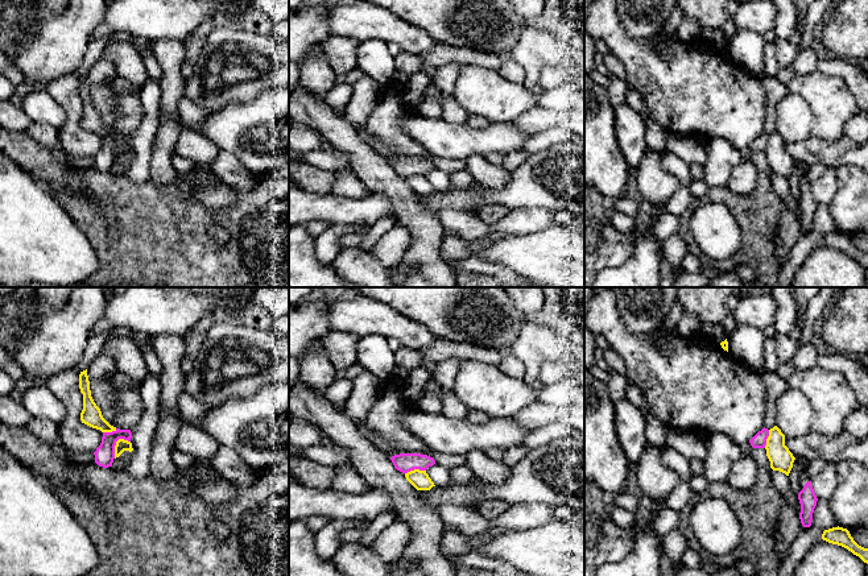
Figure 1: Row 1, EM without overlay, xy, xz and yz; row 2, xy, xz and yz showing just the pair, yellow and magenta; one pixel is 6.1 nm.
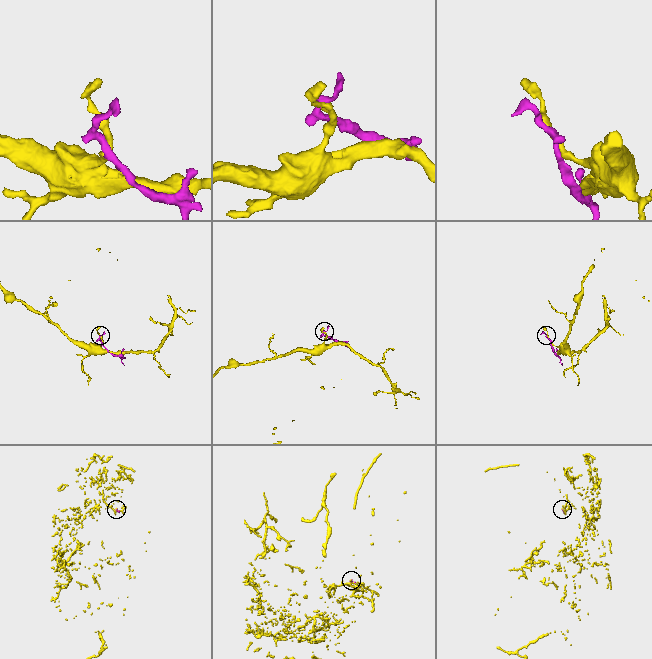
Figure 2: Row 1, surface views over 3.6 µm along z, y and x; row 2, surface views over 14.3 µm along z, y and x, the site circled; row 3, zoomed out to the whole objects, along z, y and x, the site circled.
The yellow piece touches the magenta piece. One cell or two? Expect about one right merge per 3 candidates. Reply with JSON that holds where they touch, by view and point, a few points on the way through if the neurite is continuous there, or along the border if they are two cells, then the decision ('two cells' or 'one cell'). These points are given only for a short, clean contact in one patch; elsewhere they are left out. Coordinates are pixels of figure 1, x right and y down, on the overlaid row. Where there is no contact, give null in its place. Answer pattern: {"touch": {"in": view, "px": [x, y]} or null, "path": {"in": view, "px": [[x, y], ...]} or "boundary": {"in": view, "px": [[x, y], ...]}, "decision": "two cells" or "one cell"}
{"touch": {"in": "xy", "px": [116, 443]}, "decision": "two cells"}

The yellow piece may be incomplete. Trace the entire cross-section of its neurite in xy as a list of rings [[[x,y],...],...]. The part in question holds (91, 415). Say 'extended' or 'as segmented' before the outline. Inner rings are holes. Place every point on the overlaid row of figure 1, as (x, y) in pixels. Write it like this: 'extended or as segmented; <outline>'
as segmented; [[[87,369],[79,374],[79,389],[83,394],[83,410],[80,413],[82,423],[100,430],[102,432],[116,431],[116,427],[111,426],[102,415],[100,409],[96,406],[91,397],[90,381],[87,376]]]

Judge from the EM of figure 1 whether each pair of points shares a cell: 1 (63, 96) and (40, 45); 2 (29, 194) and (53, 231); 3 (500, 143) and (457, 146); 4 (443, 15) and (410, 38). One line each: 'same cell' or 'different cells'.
1: different cells
2: same cell
3: same cell
4: different cells

